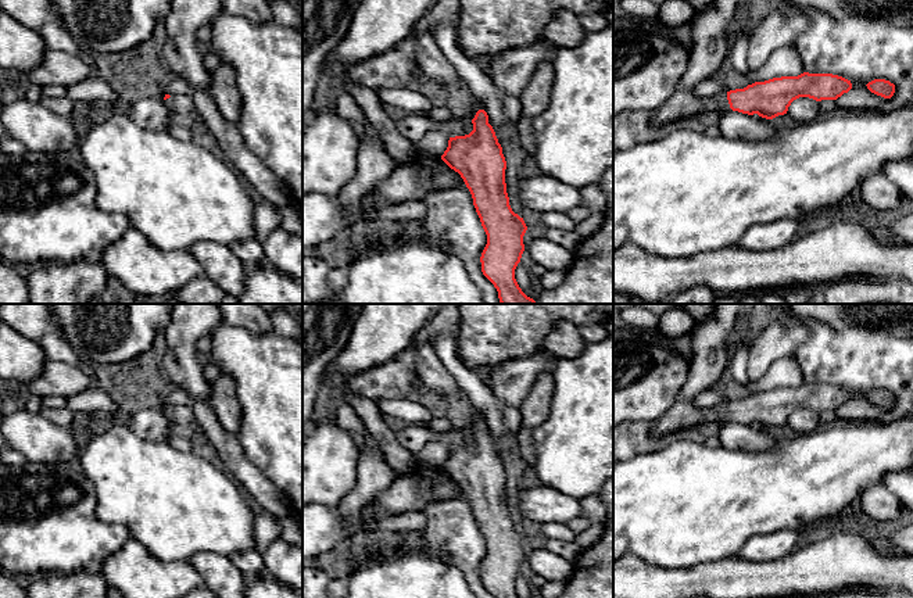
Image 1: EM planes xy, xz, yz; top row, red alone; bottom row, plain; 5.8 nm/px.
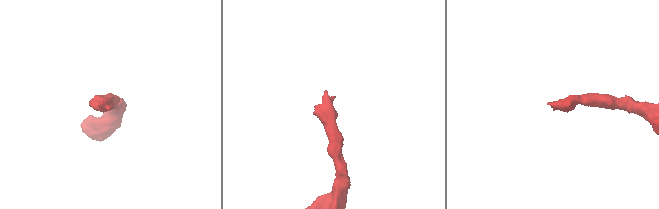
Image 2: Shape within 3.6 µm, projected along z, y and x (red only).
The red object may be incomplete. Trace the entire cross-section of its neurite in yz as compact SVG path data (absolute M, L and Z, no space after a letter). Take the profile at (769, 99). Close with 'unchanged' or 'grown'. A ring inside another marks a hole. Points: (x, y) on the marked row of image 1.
M809 72L755 82L744 89L712 97L698 97L692 90L677 87L660 108L648 114L647 122L660 129L674 121L691 121L699 112L715 117L727 110L773 119L787 114L791 103L799 97L809 97L816 101L837 100L851 89L851 80L842 76Z | grown

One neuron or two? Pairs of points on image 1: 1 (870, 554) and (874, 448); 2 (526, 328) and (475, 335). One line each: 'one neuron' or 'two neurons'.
1: two neurons
2: one neuron

